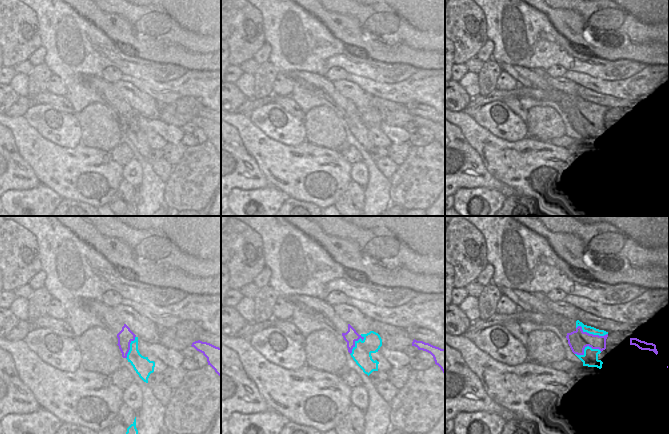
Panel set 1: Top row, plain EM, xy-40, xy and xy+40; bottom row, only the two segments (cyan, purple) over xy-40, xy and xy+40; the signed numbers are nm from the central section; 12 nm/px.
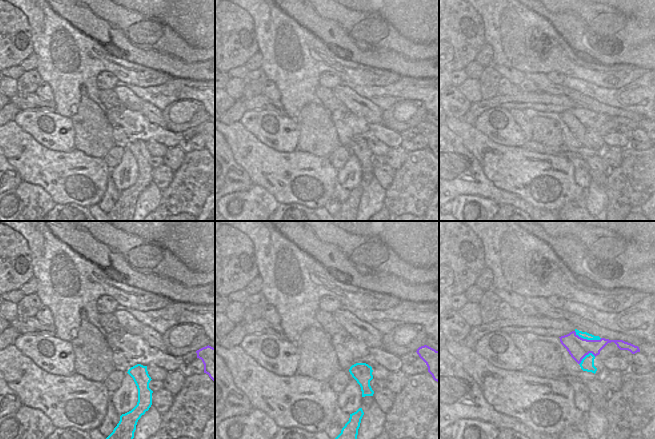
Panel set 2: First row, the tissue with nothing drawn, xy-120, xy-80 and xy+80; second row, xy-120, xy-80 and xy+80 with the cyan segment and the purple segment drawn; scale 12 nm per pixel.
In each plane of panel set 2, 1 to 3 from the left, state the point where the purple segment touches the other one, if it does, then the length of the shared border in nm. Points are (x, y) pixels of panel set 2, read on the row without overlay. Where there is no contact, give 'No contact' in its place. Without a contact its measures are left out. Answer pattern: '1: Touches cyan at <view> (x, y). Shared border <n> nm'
1: No contact
2: No contact
3: Touches cyan at xy+80 (588, 115). Shared border 340 nm

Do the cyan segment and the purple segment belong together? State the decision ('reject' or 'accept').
reject

